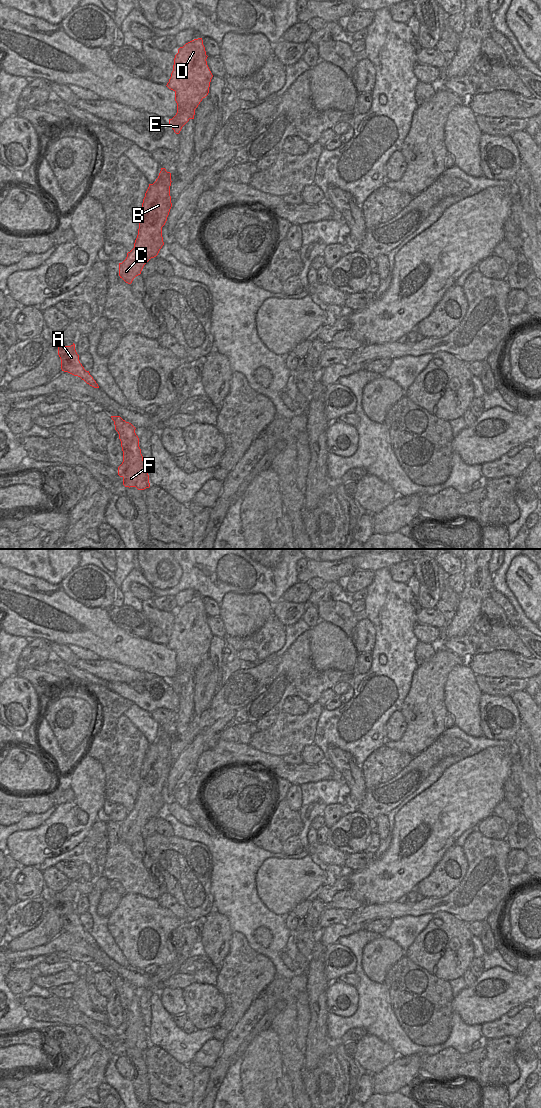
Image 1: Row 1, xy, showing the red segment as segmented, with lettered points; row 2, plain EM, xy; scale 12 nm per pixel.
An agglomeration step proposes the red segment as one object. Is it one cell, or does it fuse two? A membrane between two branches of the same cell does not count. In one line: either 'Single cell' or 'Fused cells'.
Fused cells

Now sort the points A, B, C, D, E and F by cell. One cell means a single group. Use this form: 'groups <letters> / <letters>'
groups A / B C D E F

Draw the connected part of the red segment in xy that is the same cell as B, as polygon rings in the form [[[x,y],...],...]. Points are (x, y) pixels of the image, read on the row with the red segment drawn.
[[[161,168],[158,178],[153,184],[149,184],[145,193],[139,215],[139,229],[134,248],[127,253],[126,259],[119,263],[119,276],[128,284],[131,284],[133,279],[141,274],[144,265],[151,258],[156,257],[164,245],[162,227],[165,225],[172,207],[170,196],[171,182],[171,173],[167,172],[165,168]]]

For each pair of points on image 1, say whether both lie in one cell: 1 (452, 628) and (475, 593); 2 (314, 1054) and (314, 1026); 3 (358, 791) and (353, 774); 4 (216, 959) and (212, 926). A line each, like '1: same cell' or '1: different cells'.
1: same cell
2: same cell
3: same cell
4: same cell

